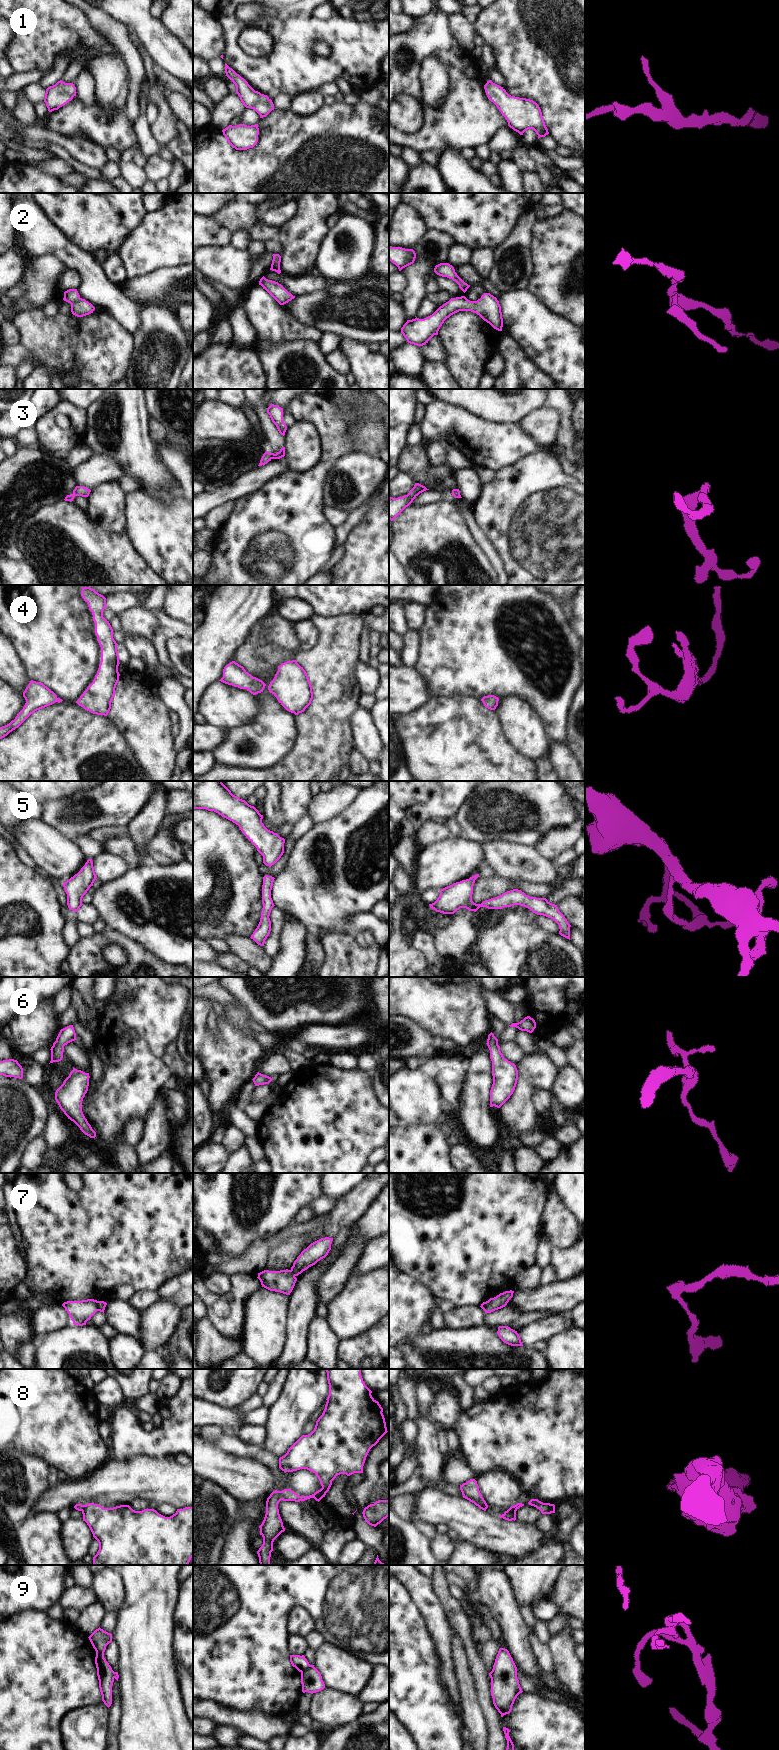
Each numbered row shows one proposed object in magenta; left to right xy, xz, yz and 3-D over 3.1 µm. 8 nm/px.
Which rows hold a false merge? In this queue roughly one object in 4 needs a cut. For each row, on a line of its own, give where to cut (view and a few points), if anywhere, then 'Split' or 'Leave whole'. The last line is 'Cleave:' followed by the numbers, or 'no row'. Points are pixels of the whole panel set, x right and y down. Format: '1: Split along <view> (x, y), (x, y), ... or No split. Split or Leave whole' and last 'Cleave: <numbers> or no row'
1: No split. Leave whole
2: No split. Leave whole
3: No split. Leave whole
4: No split. Leave whole
5: No split. Leave whole
6: No split. Leave whole
7: Split along xy (95, 1300), (95, 1306), (98, 1310). Split
8: Split along xz (279, 1491), (281, 1499). Split
9: Split along xz (311, 1665), (301, 1672). Split
Cleave: 7, 8, 9.

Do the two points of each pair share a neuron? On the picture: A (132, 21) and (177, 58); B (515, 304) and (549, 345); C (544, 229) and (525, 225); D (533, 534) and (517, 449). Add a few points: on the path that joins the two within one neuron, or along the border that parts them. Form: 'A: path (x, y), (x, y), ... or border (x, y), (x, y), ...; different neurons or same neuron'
A: path (143, 26), (166, 49); same neuron
B: path (523, 314), (542, 335); same neuron
C: border (536, 220), (531, 232), (529, 250); different neurons
D: border (538, 449), (498, 471); different neurons

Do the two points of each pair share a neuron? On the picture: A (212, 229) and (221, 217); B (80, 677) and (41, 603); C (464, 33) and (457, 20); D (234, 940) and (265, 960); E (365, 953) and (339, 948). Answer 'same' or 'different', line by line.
A: different
B: same
C: same
D: same
E: same

